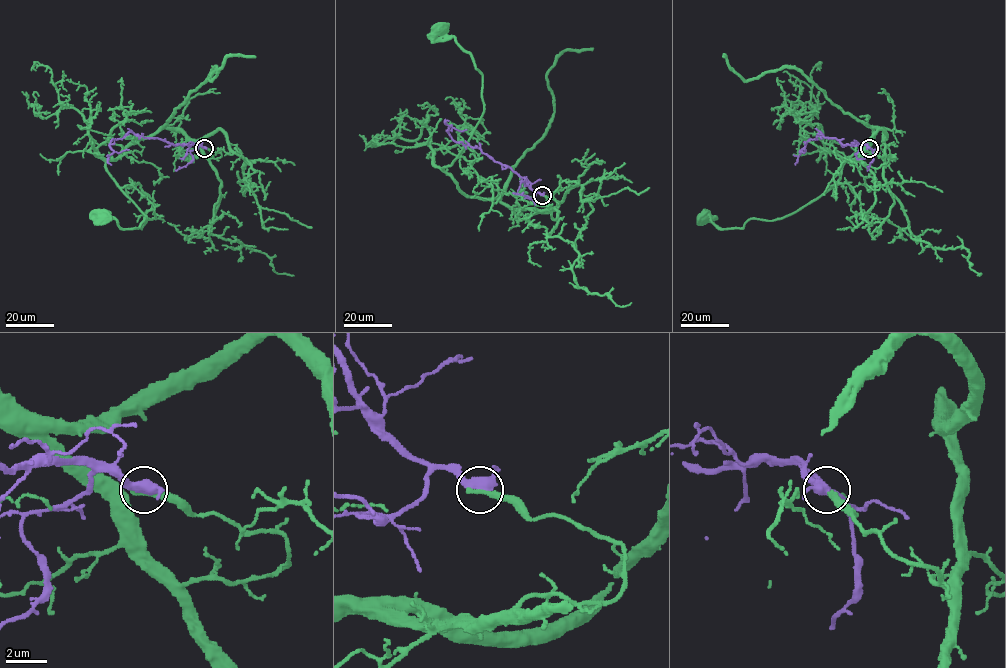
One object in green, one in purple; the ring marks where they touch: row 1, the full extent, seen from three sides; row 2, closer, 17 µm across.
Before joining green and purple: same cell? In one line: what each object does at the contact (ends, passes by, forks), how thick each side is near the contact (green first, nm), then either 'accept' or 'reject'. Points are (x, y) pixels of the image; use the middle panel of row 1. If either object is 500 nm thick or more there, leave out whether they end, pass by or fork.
green ends there; purple passes by; 300 nm thick on the green side, 480 nm on the other; reject

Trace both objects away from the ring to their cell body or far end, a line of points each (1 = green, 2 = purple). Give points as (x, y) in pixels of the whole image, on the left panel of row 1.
1: (204, 148), (221, 156), (208, 159), (167, 128), (130, 142), (107, 171), (146, 218), (131, 228), (100, 219)
2: (204, 148), (193, 144), (174, 145), (131, 131), (110, 143), (114, 152), (129, 150)

